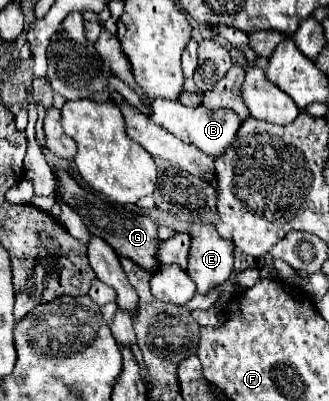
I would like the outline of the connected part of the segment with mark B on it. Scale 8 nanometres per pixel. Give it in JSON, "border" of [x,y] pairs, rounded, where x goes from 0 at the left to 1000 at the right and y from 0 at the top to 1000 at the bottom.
{"border":[[[456,244],[456,279],[462,279],[462,299],[505,319],[517,334],[529,334],[535,344],[547,344],[565,359],[596,359],[614,379],[638,384],[638,389],[675,389],[699,359],[711,354],[723,319],[736,314],[736,299],[717,279],[693,274],[693,269],[657,269],[657,274],[632,274],[620,264],[602,269],[571,269],[547,254],[523,254],[523,249],[462,249]]]}

